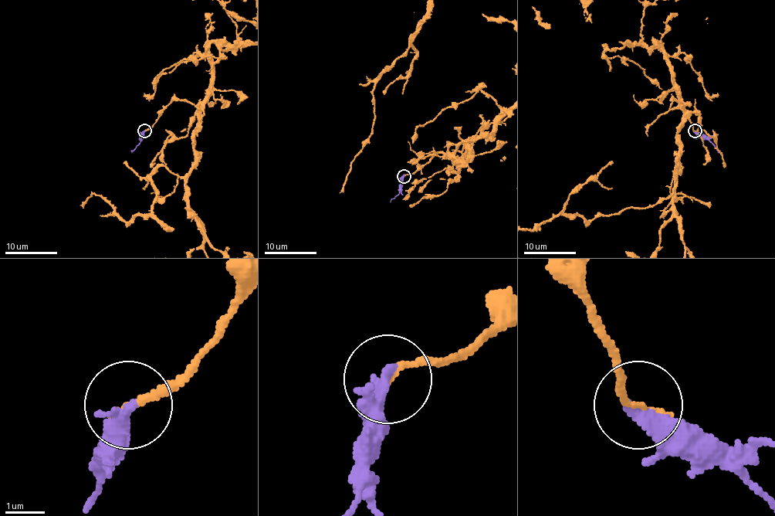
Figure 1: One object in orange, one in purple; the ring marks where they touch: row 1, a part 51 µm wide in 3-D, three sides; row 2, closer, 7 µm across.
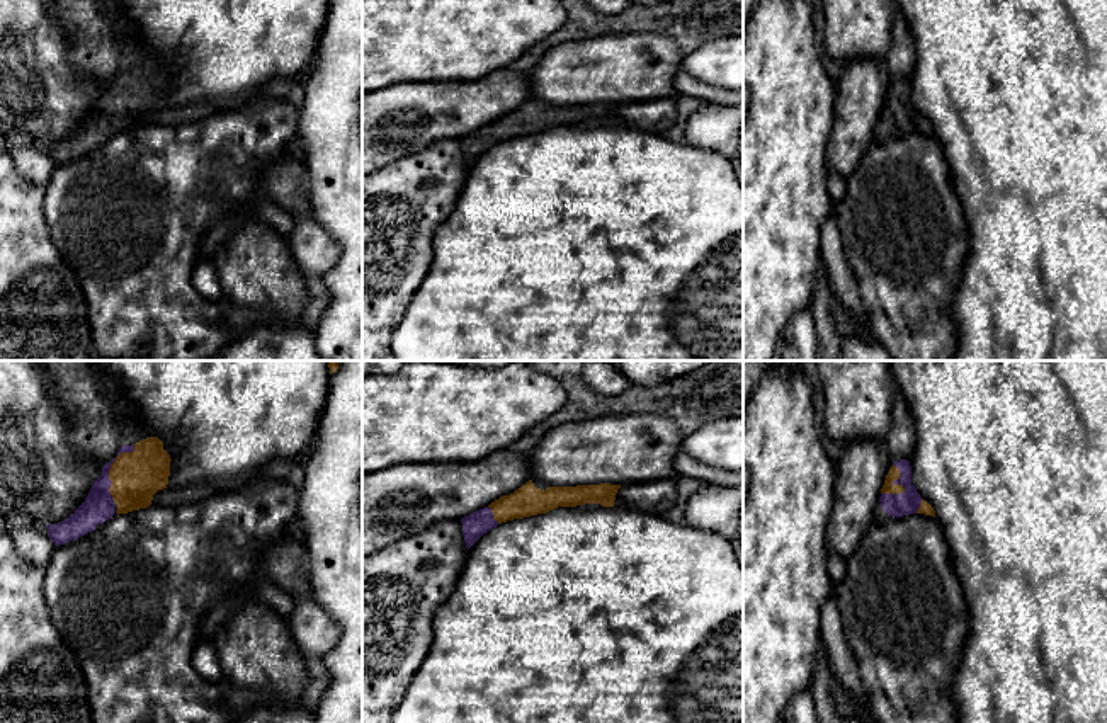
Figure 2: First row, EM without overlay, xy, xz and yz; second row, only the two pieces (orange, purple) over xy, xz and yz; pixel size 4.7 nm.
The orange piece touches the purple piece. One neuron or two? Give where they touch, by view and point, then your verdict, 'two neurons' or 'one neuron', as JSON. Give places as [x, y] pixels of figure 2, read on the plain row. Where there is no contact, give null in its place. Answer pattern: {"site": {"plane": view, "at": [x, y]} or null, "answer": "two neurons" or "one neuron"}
{"site": {"plane": "xy", "at": [109, 89]}, "answer": "one neuron"}

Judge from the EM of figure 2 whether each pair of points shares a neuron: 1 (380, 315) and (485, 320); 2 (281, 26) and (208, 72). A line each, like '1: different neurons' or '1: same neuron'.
1: different neurons
2: same neuron

